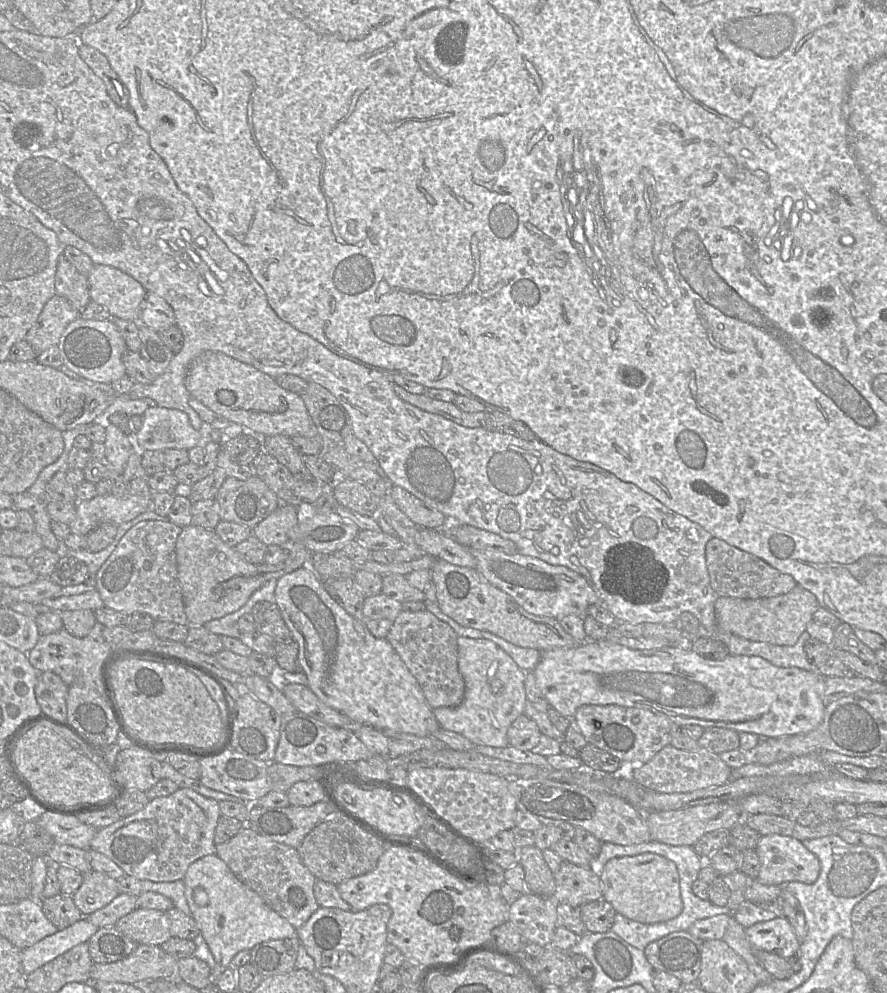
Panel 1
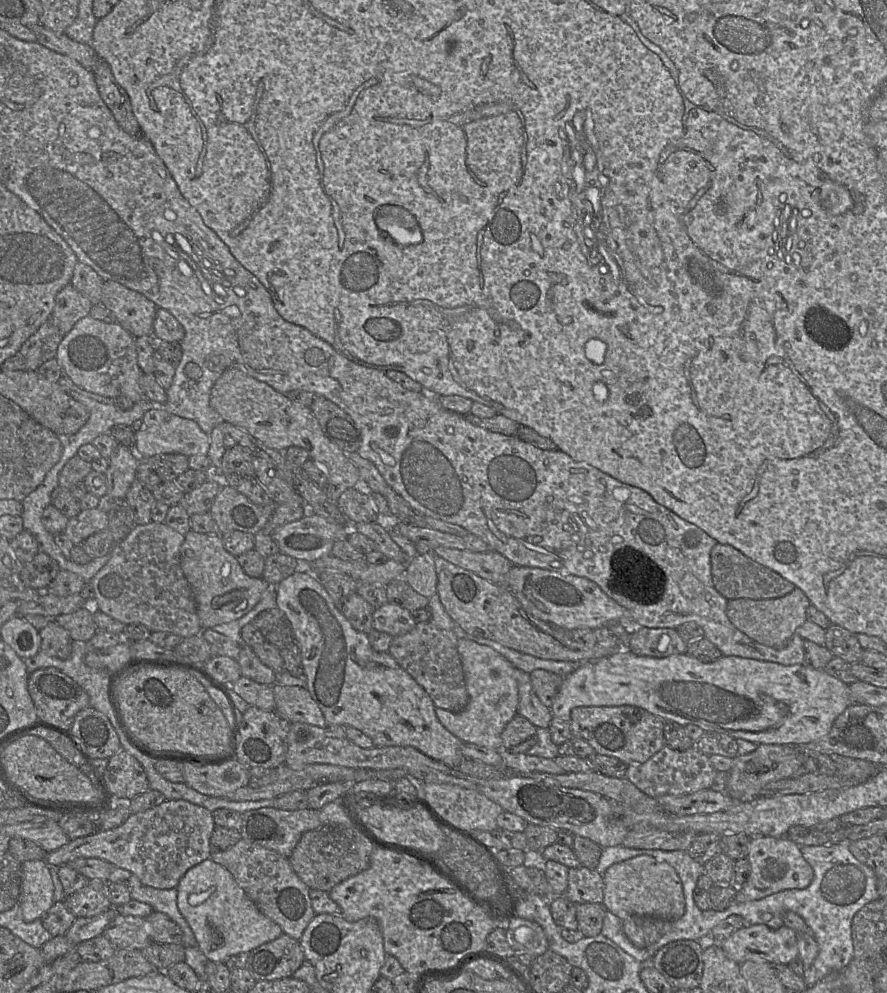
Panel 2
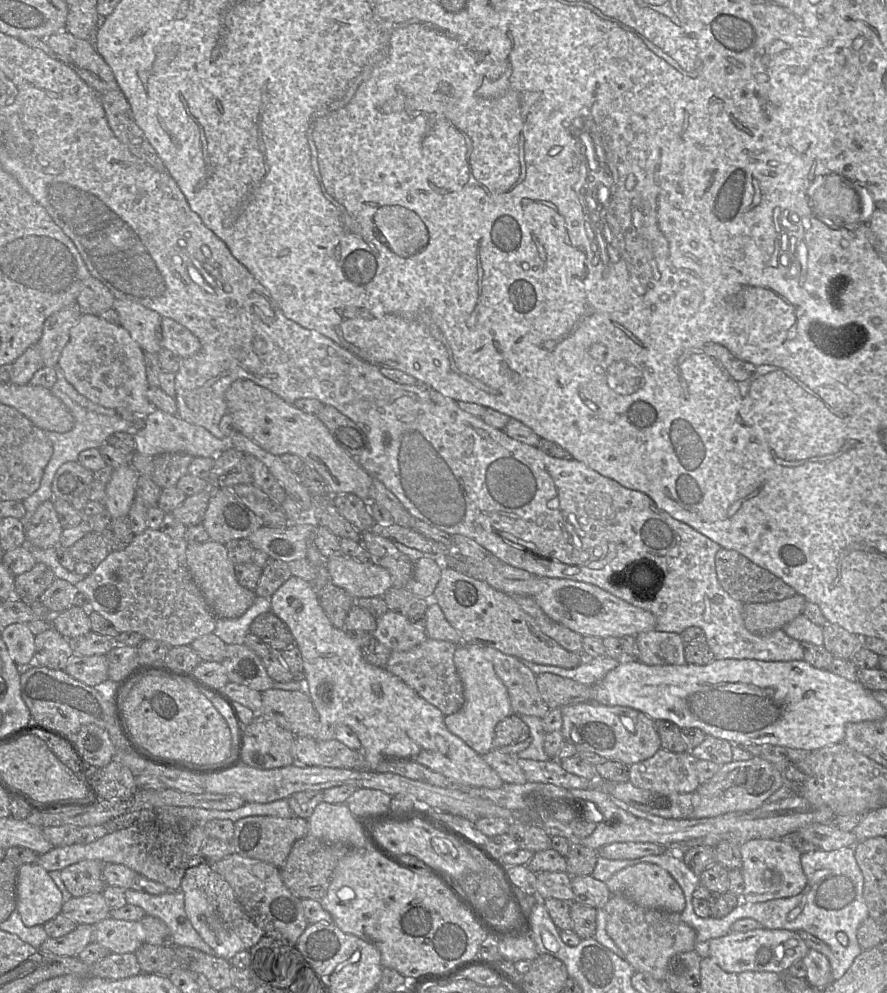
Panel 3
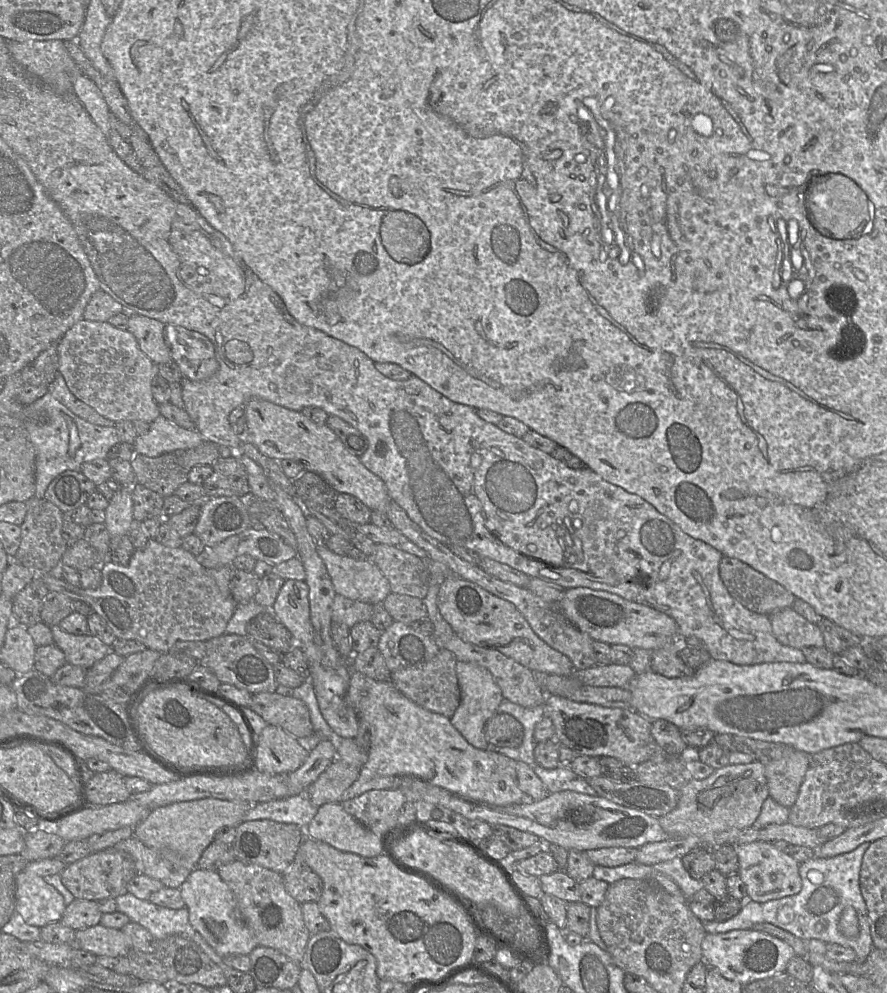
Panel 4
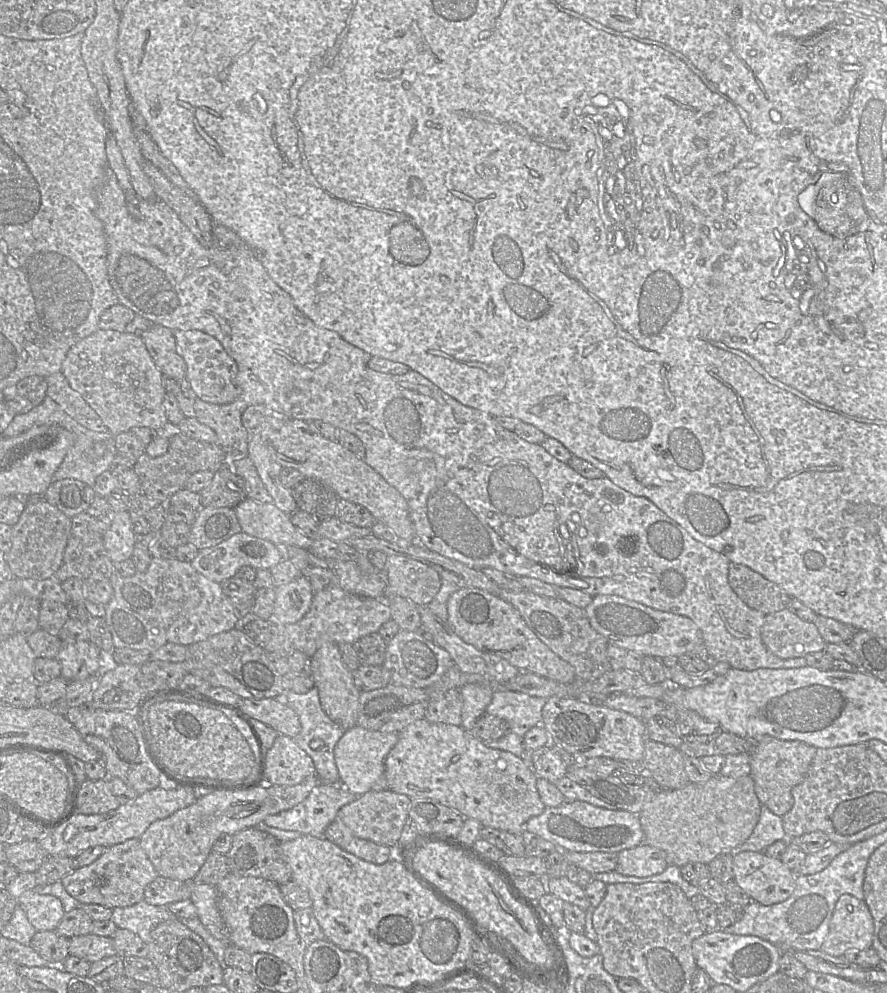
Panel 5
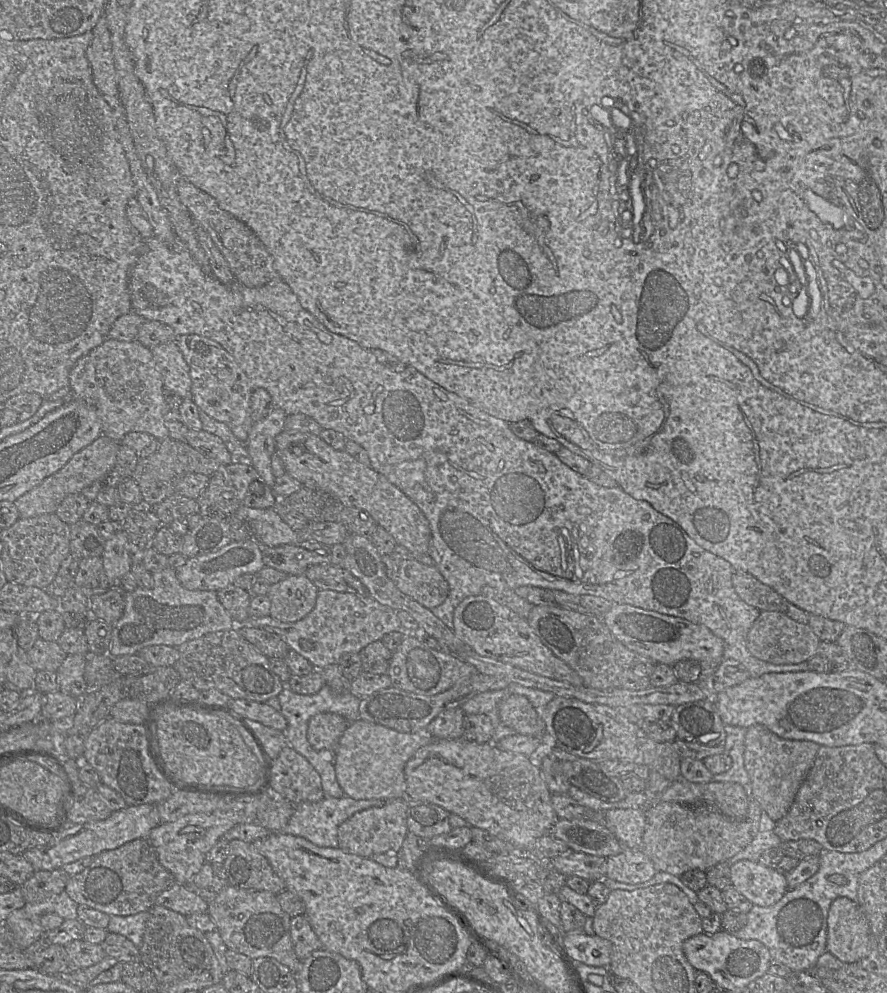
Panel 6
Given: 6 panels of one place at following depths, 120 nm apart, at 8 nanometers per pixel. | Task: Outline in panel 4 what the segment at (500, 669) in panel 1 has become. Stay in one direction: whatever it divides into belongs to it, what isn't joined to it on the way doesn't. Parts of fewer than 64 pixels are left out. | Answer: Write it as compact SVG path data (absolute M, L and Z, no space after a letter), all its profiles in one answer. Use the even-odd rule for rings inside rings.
M457 661L456 674L461 691L461 701L454 715L450 718L450 722L469 744L480 750L487 750L489 743L484 733L485 724L497 713L503 700L502 691L491 673L477 664Z

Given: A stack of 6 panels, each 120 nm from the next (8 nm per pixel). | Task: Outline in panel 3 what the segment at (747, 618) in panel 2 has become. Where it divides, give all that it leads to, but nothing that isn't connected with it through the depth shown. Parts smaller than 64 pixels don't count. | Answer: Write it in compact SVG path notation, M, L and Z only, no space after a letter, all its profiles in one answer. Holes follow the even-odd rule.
M796 593L790 598L767 603L748 603L743 605L745 627L753 634L765 636L801 615L806 599Z

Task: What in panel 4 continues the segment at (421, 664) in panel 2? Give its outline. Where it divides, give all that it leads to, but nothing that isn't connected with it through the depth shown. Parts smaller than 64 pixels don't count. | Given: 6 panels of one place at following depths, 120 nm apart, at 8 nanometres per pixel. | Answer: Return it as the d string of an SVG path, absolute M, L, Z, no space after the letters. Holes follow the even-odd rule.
M441 648L432 660L421 666L391 672L391 682L402 694L417 705L450 719L461 701L461 691L456 674L457 661L456 656L451 651Z

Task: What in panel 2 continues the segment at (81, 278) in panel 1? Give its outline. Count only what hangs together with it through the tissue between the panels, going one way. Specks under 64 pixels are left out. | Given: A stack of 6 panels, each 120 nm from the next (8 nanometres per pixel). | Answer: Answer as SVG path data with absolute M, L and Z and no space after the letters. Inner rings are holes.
M70 283L56 295L50 320L65 336L83 317L89 315L91 301Z

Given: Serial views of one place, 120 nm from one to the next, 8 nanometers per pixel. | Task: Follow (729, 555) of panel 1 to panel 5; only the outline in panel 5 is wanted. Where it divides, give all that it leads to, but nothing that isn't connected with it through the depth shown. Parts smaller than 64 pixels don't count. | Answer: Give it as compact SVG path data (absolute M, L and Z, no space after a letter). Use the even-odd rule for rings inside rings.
M730 562L728 583L748 607L764 615L789 606L791 597L783 589L745 565Z

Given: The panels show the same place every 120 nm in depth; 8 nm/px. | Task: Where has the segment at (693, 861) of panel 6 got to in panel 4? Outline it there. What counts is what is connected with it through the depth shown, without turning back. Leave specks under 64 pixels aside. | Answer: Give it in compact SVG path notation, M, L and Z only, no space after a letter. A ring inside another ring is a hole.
M760 761L748 764L728 764L702 780L692 779L680 790L677 806L658 818L670 839L688 836L702 837L732 828L751 827L761 812L763 802L769 796L765 766Z

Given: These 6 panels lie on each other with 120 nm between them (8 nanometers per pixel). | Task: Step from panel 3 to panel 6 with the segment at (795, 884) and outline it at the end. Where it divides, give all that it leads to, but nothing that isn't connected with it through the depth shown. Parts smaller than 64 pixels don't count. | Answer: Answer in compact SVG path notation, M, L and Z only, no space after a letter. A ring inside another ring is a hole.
M740 860L730 866L731 885L753 905L768 907L788 890L786 876L758 861Z

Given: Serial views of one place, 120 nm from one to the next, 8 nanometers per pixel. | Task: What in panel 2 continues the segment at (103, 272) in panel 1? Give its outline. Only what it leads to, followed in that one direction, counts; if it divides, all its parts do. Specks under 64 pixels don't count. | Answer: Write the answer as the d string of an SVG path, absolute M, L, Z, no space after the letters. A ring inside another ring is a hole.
M104 281L100 304L109 309L117 323L133 337L153 337L158 307L143 294L115 281Z

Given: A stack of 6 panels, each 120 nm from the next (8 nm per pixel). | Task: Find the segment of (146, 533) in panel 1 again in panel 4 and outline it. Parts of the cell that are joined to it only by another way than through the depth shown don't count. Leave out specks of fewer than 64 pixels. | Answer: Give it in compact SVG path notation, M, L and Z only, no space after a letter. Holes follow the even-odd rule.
M149 539L146 546L135 550L128 565L122 566L112 561L101 565L102 583L96 589L83 589L68 584L59 576L37 574L49 592L59 592L71 600L87 603L110 628L117 639L136 640L146 648L159 653L167 653L177 642L208 641L225 633L237 604L231 596L225 596L219 590L215 580L209 575L199 559L182 547L166 547Z

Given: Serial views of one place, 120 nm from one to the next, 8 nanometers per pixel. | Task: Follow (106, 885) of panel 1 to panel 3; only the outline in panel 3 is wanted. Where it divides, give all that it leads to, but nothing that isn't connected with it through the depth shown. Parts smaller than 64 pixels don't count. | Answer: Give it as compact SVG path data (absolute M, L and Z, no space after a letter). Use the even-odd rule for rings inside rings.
M91 893L82 897L72 897L64 902L61 913L78 924L94 925L107 918L110 908L102 893Z

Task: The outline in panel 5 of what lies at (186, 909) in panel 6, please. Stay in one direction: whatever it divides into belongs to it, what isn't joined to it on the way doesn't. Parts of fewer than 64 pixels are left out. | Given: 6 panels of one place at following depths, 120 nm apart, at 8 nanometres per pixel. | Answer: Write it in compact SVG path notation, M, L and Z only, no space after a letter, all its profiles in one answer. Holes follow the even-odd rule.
M158 876L144 890L143 901L154 906L166 906L173 902L190 900L191 883Z

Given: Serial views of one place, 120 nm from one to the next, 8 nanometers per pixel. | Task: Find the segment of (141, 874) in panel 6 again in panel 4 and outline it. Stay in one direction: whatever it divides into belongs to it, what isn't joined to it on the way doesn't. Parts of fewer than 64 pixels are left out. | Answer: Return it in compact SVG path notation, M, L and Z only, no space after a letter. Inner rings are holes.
M115 849L90 853L84 858L66 865L60 873L62 884L75 899L99 901L116 899L127 893L127 885L137 874L133 860L124 852Z

